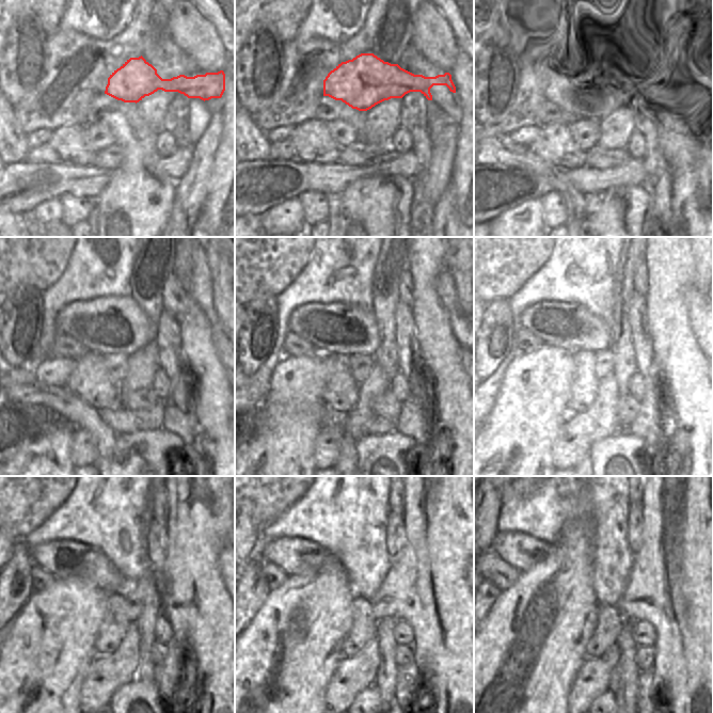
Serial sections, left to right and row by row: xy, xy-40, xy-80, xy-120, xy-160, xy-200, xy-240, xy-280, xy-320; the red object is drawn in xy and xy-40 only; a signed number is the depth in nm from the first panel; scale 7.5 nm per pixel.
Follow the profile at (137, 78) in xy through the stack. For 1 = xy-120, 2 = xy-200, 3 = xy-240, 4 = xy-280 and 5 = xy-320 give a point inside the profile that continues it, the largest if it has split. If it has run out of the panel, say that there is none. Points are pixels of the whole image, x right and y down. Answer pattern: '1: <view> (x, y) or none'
1: xy-120 (107, 325)
2: xy-200 (568, 326)
3: xy-240 (63, 558)
4: xy-280 (294, 556)
5: xy-320 (521, 551)

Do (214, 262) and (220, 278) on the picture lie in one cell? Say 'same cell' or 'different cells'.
same cell

